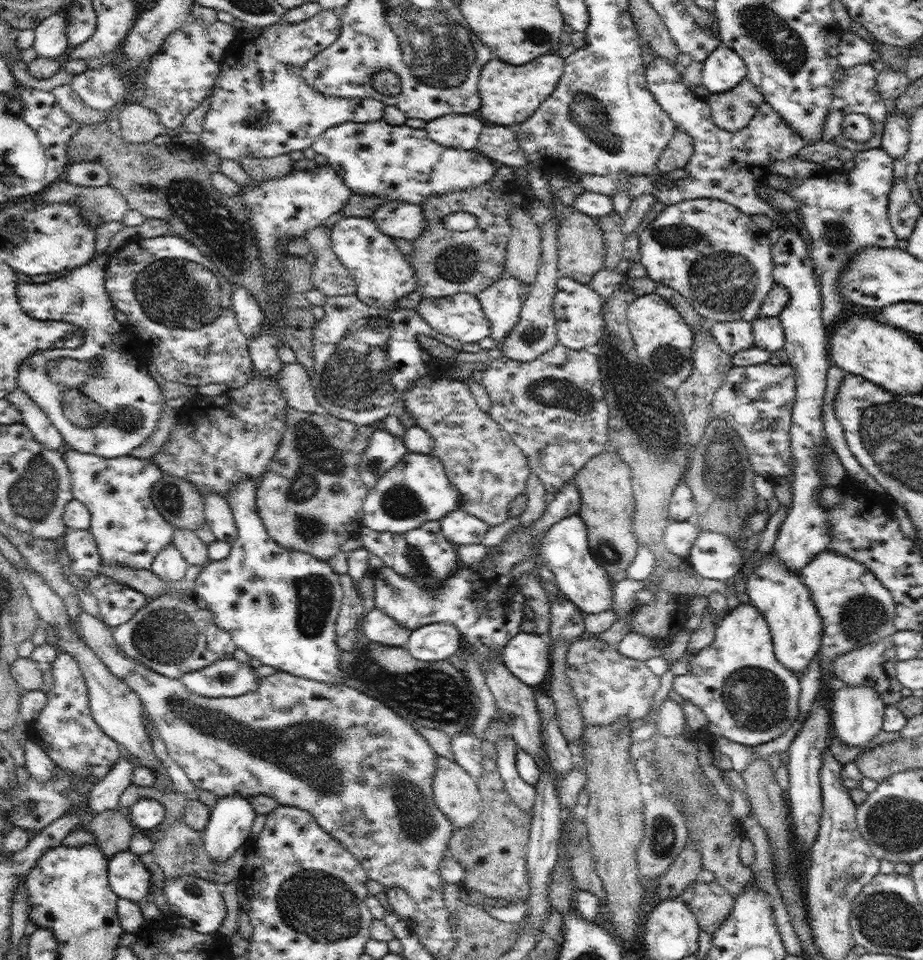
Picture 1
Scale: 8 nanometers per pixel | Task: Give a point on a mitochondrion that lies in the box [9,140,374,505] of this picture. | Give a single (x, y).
(177, 293)

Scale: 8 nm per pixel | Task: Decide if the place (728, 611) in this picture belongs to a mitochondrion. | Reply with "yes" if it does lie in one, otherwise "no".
no

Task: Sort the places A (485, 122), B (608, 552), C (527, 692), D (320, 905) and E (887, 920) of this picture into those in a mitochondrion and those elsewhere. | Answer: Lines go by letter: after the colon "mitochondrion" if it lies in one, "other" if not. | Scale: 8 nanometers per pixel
A: other
B: mitochondrion
C: other
D: mitochondrion
E: mitochondrion

